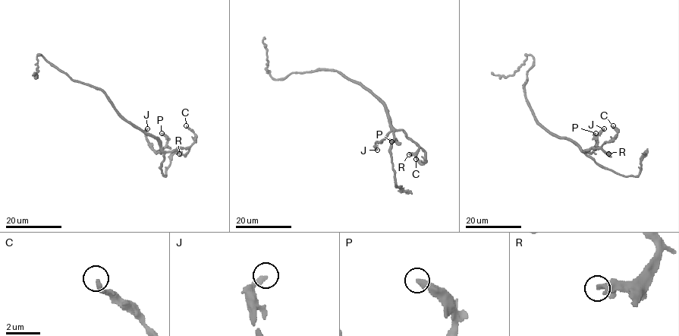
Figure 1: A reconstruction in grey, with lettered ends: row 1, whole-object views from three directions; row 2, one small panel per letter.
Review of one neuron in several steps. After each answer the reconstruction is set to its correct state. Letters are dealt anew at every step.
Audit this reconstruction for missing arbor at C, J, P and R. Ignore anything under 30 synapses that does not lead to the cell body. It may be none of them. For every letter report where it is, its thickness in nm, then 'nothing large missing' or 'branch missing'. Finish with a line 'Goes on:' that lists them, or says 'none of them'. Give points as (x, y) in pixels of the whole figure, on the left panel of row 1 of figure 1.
C: at (186, 125); 320 nm thick; nothing large missing
J: at (147, 128); 280 nm thick; branch missing
P: at (161, 133); 360 nm thick; nothing large missing
R: at (179, 153); 300 nm thick; nothing large missing
Goes on: J

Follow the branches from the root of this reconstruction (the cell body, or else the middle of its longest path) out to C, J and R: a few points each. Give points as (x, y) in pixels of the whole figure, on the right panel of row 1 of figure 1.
C: (537, 120), (557, 137), (571, 140), (583, 151), (599, 148), (610, 141), (617, 132), (613, 125)
J: (537, 120), (557, 137), (571, 140), (583, 150), (590, 152), (595, 145), (595, 137), (604, 128)
R: (537, 120), (557, 137), (571, 140), (583, 151), (599, 148), (608, 153)

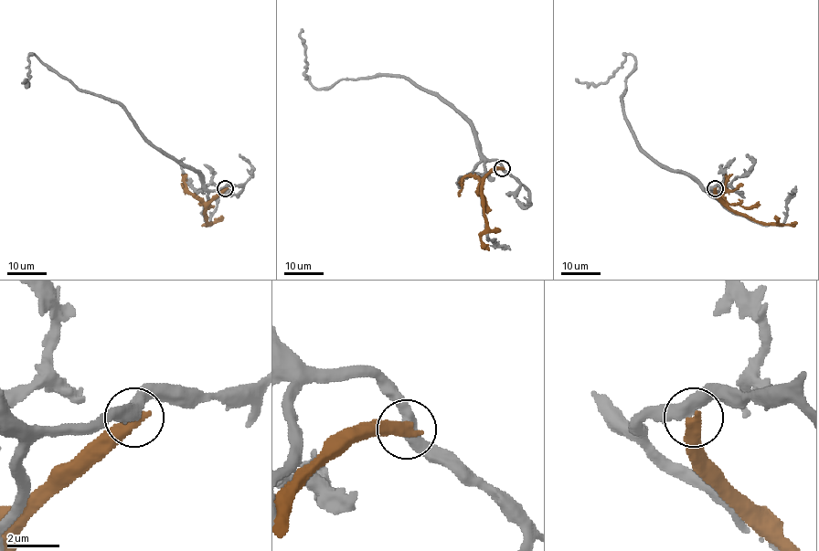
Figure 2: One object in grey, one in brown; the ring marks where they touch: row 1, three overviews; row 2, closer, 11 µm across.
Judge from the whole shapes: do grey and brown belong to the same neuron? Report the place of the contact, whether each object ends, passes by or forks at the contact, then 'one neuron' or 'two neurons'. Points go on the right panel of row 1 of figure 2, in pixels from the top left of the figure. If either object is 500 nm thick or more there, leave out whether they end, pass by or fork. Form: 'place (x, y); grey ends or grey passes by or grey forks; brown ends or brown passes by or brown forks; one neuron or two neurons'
place (715, 188); two neurons

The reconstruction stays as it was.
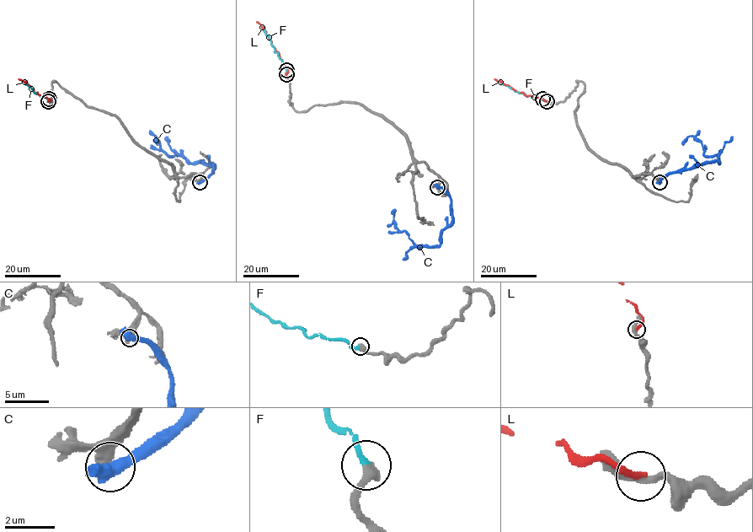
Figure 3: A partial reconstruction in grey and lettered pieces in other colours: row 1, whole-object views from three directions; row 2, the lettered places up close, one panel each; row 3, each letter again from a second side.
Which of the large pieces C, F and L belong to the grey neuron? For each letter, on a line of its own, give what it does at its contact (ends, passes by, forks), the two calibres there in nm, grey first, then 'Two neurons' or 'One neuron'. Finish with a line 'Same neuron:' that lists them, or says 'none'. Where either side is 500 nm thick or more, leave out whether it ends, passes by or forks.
C: Thickness 550 nm (grey) against 420 nm. Two neurons
F: It ends there. Thickness 440 nm (grey) against 320 nm. One neuron
L: It ends there. Thickness 280 nm (grey) against 280 nm. Two neurons
Same neuron: F

